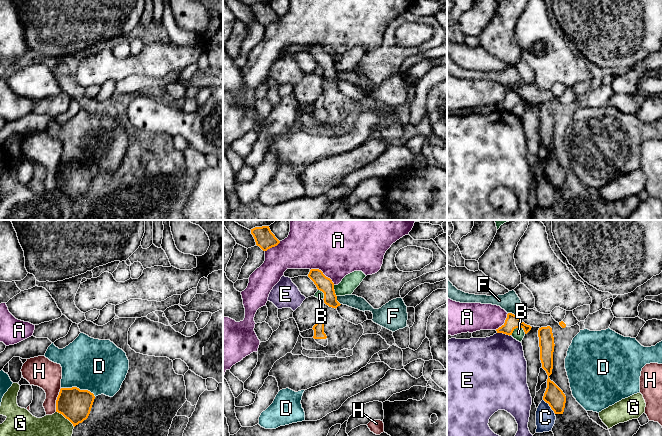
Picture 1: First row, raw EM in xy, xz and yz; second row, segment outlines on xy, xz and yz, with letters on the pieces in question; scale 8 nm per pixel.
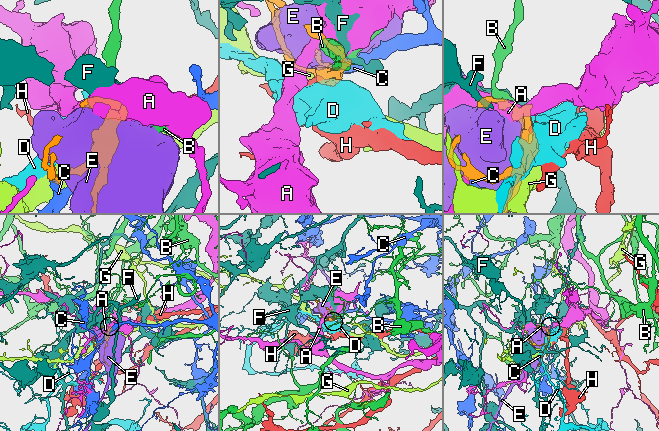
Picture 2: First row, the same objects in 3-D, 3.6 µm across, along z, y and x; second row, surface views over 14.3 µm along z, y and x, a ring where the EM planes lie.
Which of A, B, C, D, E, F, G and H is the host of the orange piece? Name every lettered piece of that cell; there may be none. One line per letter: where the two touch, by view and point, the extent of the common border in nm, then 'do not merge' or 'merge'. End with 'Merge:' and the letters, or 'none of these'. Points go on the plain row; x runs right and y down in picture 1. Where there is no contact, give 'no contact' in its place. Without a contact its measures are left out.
A: meets orange in xz at (322, 49); contact 240 nm long; do not merge
B: meets orange in yz at (517, 103); contact 120 nm long; do not merge
C: meets orange in yz at (549, 181); contact 160 nm long; do not merge
D: meets orange in xy at (78, 164); contact 280 nm long; do not merge
E: meets orange in yz at (504, 109); contact 110 nm long; do not merge
F: meets orange in xz at (336, 76); contact 80 nm long; do not merge
G: meets orange in xy at (65, 193); contact 200 nm long; do not merge
H: meets orange in xy at (56, 176); contact 200 nm long; do not merge
Merge: none of these

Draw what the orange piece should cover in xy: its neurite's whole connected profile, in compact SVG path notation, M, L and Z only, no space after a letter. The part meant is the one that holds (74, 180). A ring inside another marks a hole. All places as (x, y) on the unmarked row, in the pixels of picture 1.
M77 163L61 164L56 176L56 188L62 190L75 203L90 190L95 172Z

